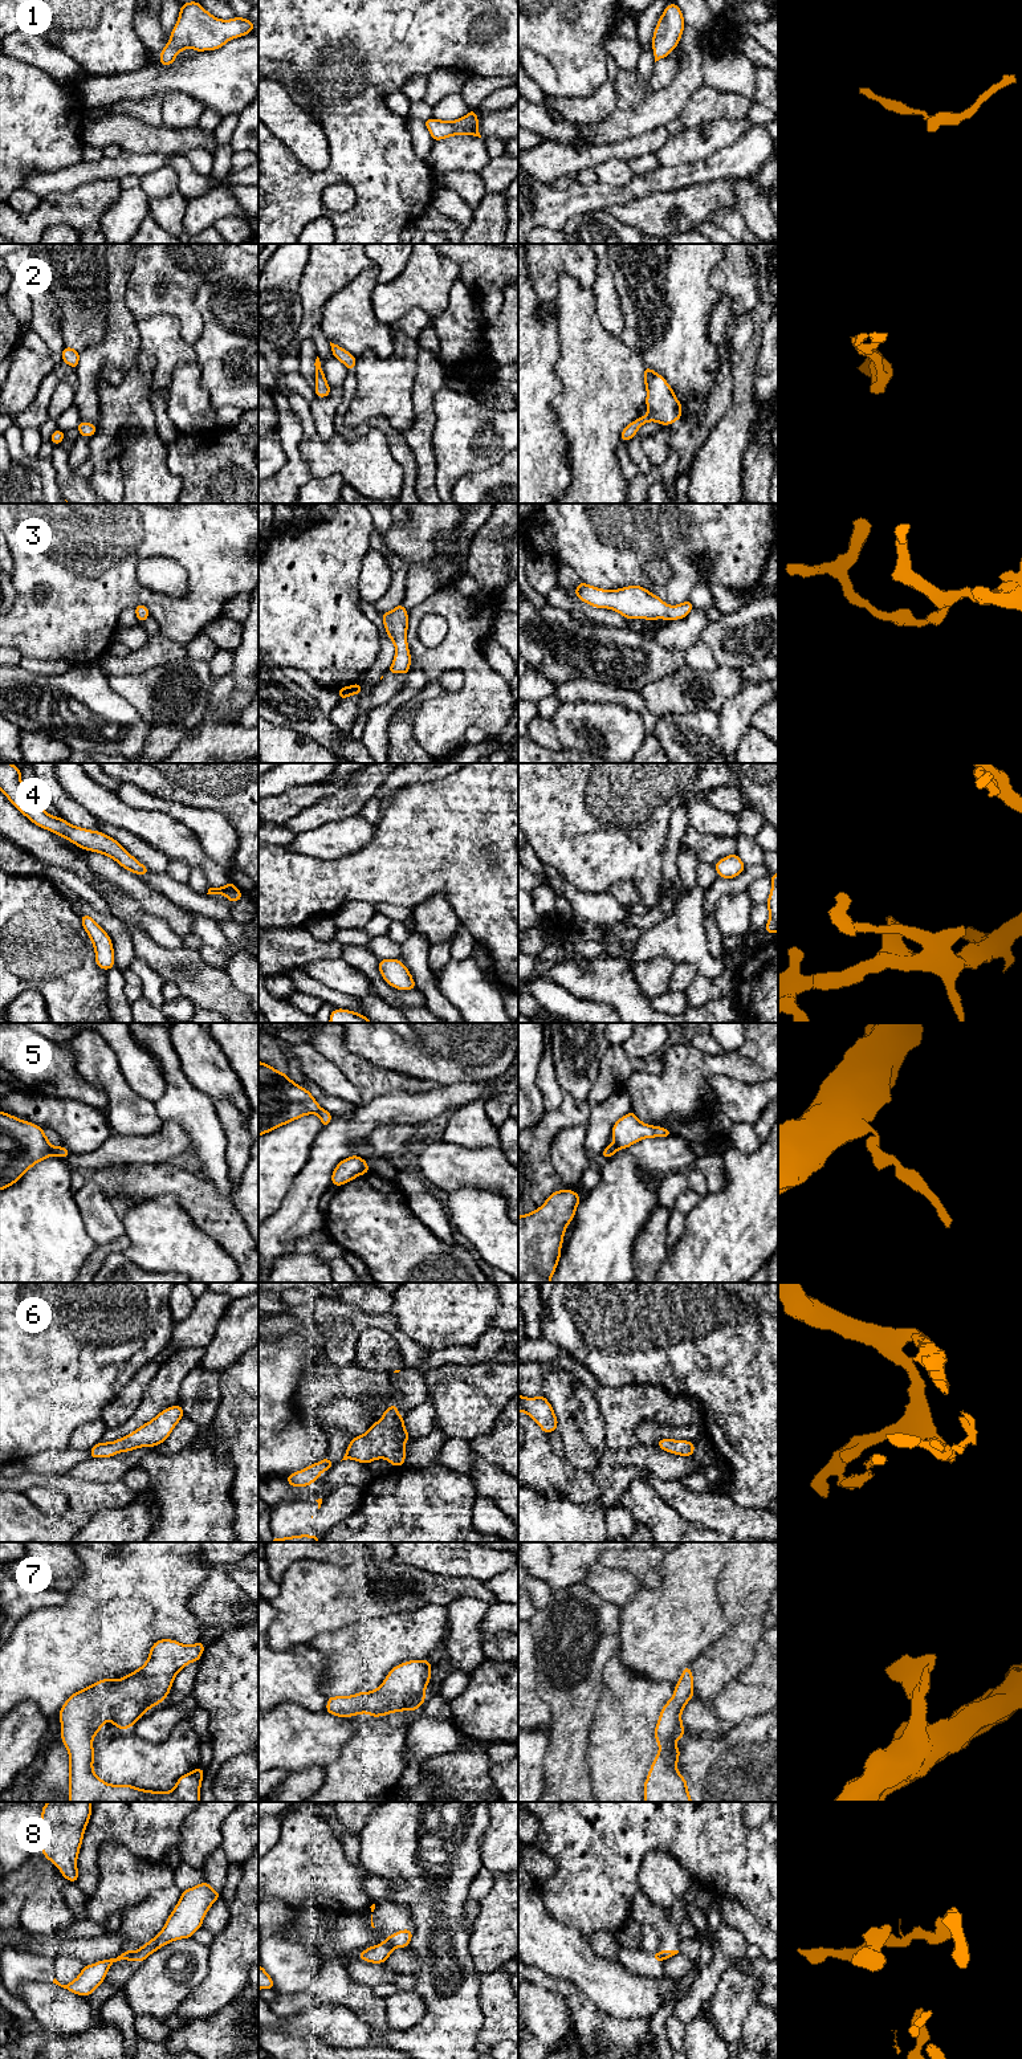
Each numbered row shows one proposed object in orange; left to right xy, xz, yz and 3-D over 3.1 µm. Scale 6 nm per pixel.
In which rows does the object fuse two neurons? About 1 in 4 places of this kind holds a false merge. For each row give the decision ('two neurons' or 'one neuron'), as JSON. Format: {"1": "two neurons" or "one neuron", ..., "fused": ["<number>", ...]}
{"1": "one neuron", "2": "one neuron", "3": "one neuron", "4": "one neuron", "5": "one neuron", "6": "one neuron", "7": "one neuron", "8": "two neurons", "fused": ["8"]}

